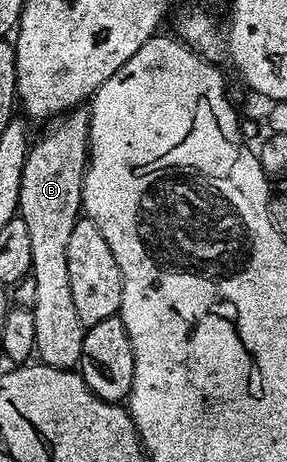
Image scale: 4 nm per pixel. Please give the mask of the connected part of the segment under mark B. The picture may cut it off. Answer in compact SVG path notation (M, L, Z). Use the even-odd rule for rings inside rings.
M73 109L55 124L57 127L53 131L46 132L37 143L35 140L28 148L20 186L18 215L19 218L26 221L26 229L30 233L30 255L32 257L30 277L36 286L36 299L30 308L34 313L35 354L38 356L39 362L46 364L47 367L63 371L79 368L82 341L86 330L84 323L78 317L78 309L74 309L74 296L70 294L70 269L66 266L66 245L70 241L70 232L82 215L84 173L88 170L89 118L87 110Z

